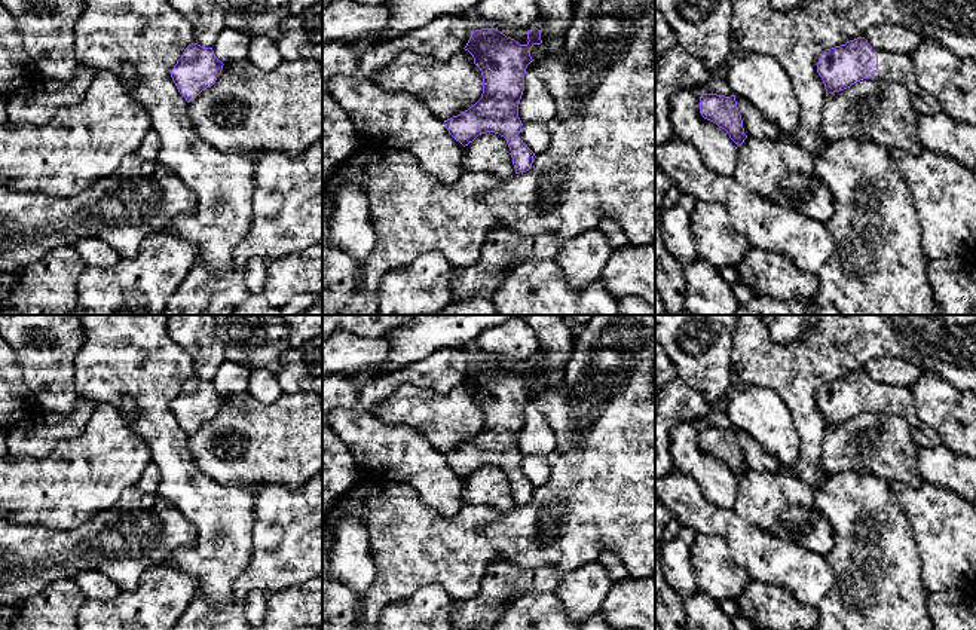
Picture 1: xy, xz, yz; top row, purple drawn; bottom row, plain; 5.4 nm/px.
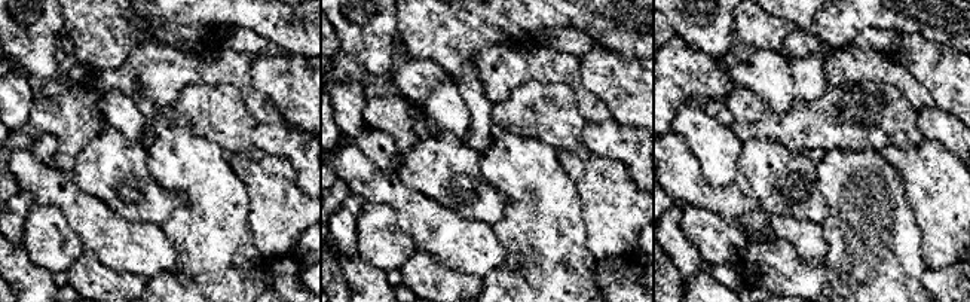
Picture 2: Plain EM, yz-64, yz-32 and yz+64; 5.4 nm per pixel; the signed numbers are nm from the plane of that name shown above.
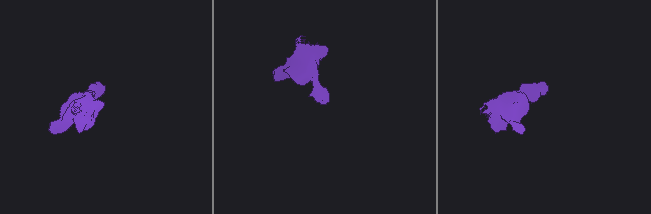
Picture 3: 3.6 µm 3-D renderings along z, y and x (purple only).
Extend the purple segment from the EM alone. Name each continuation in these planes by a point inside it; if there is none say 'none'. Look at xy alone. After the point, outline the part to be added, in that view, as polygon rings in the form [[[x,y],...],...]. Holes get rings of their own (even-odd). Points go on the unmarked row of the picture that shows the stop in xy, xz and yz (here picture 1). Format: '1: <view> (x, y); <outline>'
none

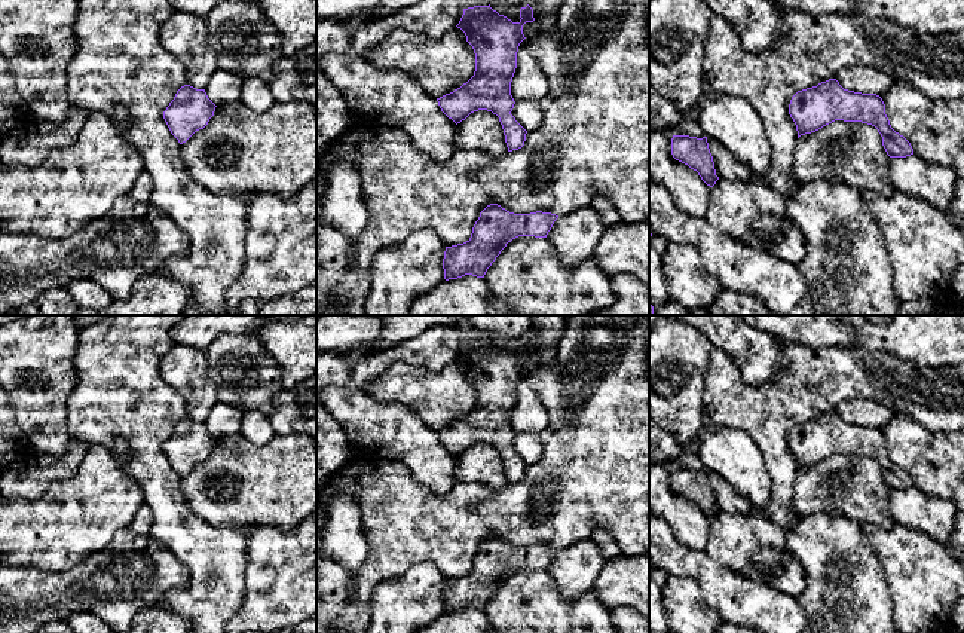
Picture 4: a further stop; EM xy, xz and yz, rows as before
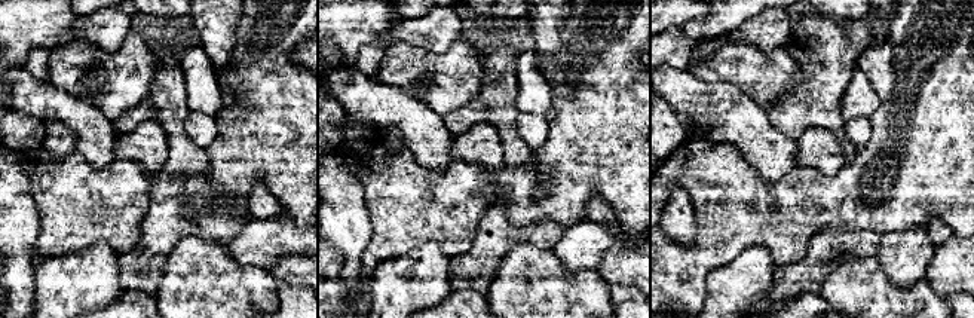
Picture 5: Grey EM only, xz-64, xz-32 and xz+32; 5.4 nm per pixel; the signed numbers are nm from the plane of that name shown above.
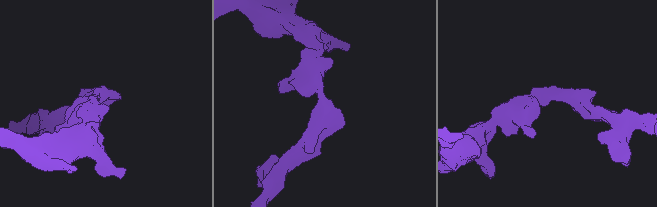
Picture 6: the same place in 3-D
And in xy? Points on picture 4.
none

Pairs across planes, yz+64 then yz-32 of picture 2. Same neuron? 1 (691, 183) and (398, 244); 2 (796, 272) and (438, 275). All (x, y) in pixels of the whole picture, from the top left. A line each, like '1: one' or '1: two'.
1: two
2: one

